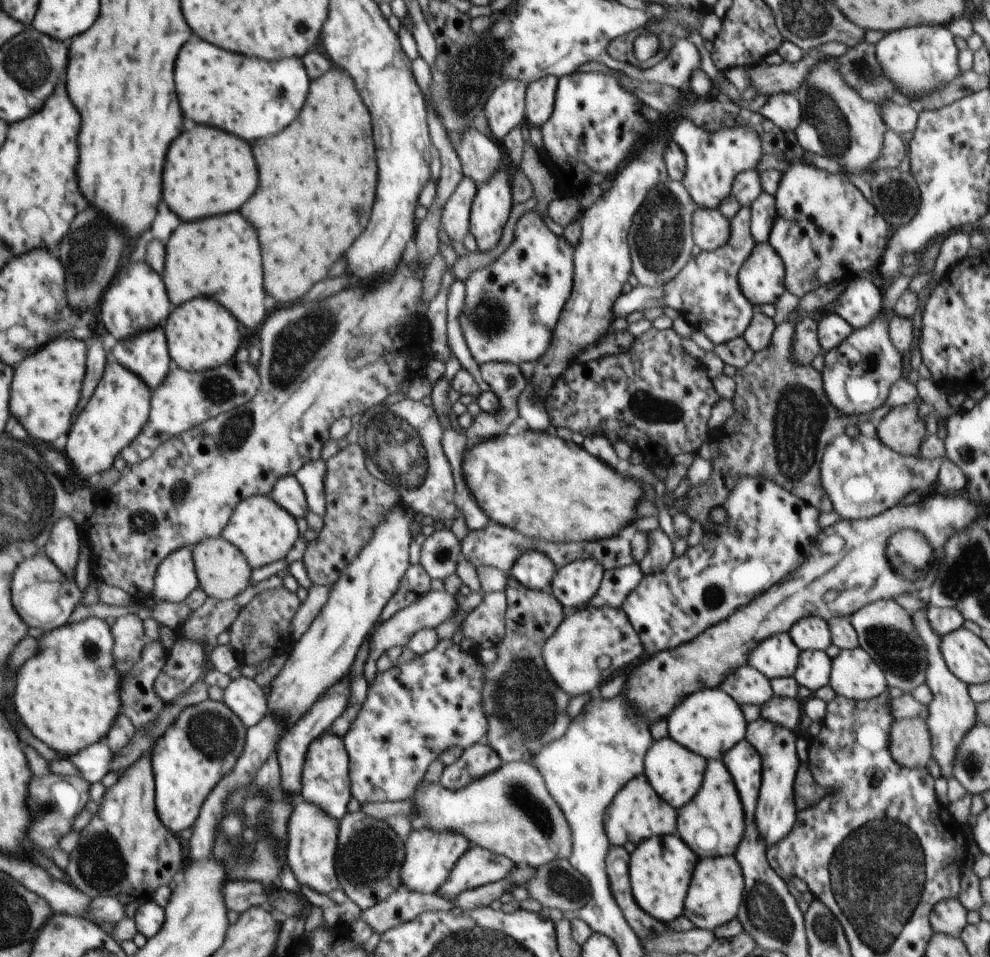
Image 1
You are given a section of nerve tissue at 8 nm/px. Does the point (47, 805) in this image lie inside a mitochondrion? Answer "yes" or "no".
yes

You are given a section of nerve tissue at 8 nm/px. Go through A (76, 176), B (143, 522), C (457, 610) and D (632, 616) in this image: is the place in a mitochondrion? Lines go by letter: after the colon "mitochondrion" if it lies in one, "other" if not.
A: other
B: mitochondrion
C: other
D: other

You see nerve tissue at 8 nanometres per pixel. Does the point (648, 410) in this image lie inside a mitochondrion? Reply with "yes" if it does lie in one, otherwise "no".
yes

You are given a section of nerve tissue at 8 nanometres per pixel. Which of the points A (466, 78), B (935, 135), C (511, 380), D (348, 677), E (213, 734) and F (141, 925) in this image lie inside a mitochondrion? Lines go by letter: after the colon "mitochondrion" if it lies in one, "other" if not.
A: mitochondrion
B: other
C: other
D: other
E: mitochondrion
F: other

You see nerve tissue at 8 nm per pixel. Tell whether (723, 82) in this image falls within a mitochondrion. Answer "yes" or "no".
no

